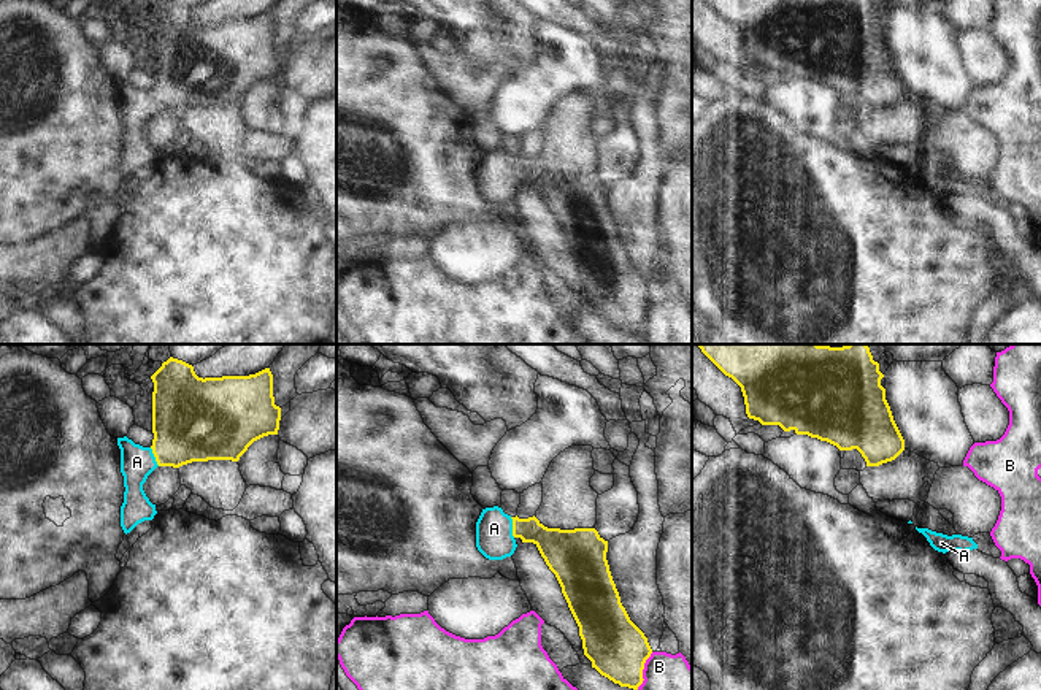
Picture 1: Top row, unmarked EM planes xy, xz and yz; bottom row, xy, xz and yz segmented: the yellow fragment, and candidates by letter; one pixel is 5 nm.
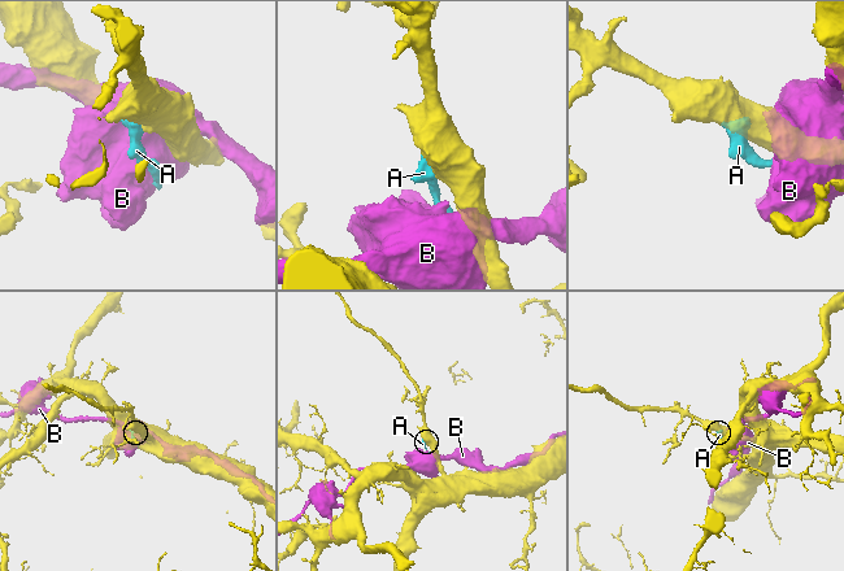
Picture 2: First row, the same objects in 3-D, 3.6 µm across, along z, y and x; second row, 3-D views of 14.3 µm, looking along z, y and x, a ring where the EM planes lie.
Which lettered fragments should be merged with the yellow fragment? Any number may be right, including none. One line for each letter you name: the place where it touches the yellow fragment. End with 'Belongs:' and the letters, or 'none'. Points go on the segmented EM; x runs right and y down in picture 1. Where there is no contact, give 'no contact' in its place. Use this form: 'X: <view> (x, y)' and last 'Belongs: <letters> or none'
A: xz (513, 527)
Belongs: A

